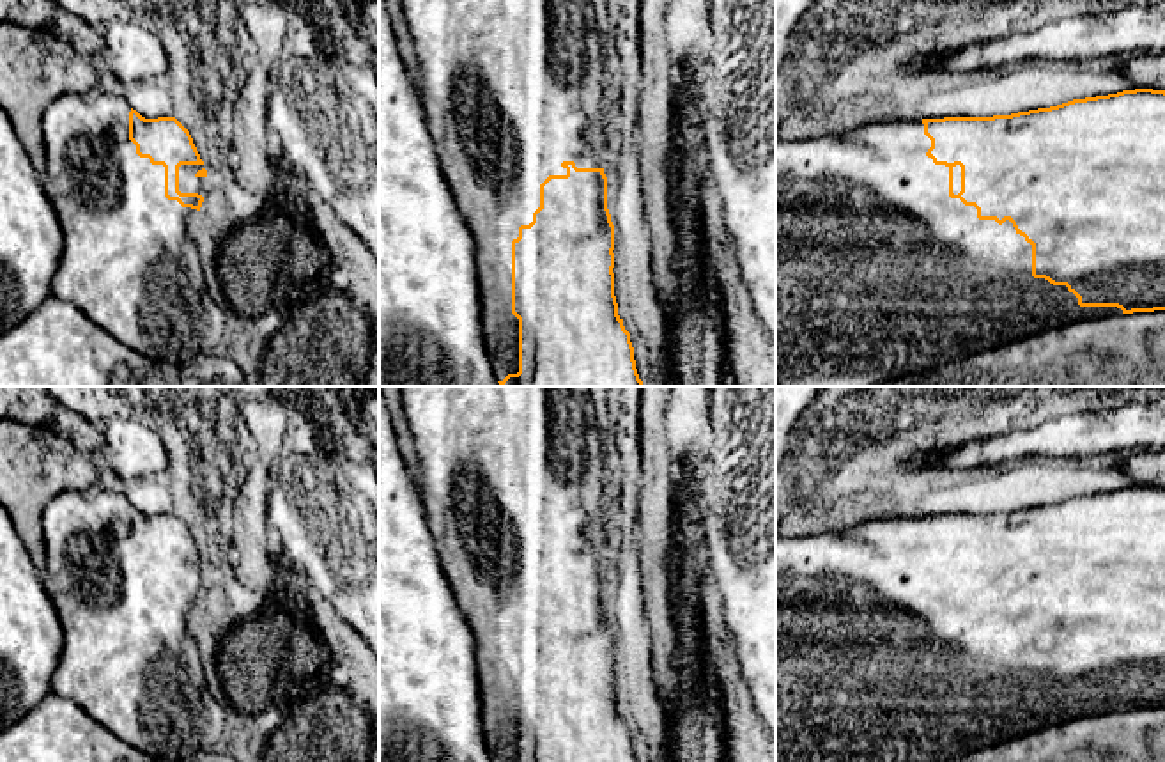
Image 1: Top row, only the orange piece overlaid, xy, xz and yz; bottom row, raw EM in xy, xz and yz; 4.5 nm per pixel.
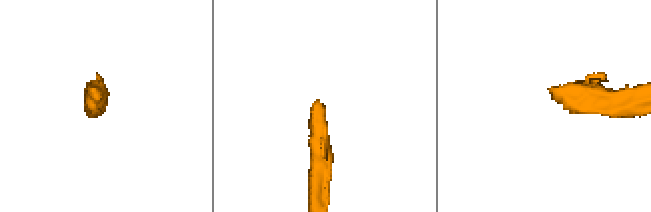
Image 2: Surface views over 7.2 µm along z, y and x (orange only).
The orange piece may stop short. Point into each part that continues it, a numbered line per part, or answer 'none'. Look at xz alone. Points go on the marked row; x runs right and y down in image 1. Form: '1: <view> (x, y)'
1: xz (510, 89)

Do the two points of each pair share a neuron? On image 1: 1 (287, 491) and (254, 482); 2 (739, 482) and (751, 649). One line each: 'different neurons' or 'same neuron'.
1: different neurons
2: same neuron

